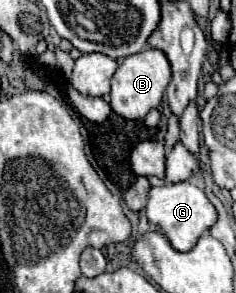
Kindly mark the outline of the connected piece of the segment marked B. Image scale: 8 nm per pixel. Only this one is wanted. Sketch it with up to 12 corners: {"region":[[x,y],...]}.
{"region":[[147,48],[119,62],[111,108],[139,120],[159,106],[171,64]]}

